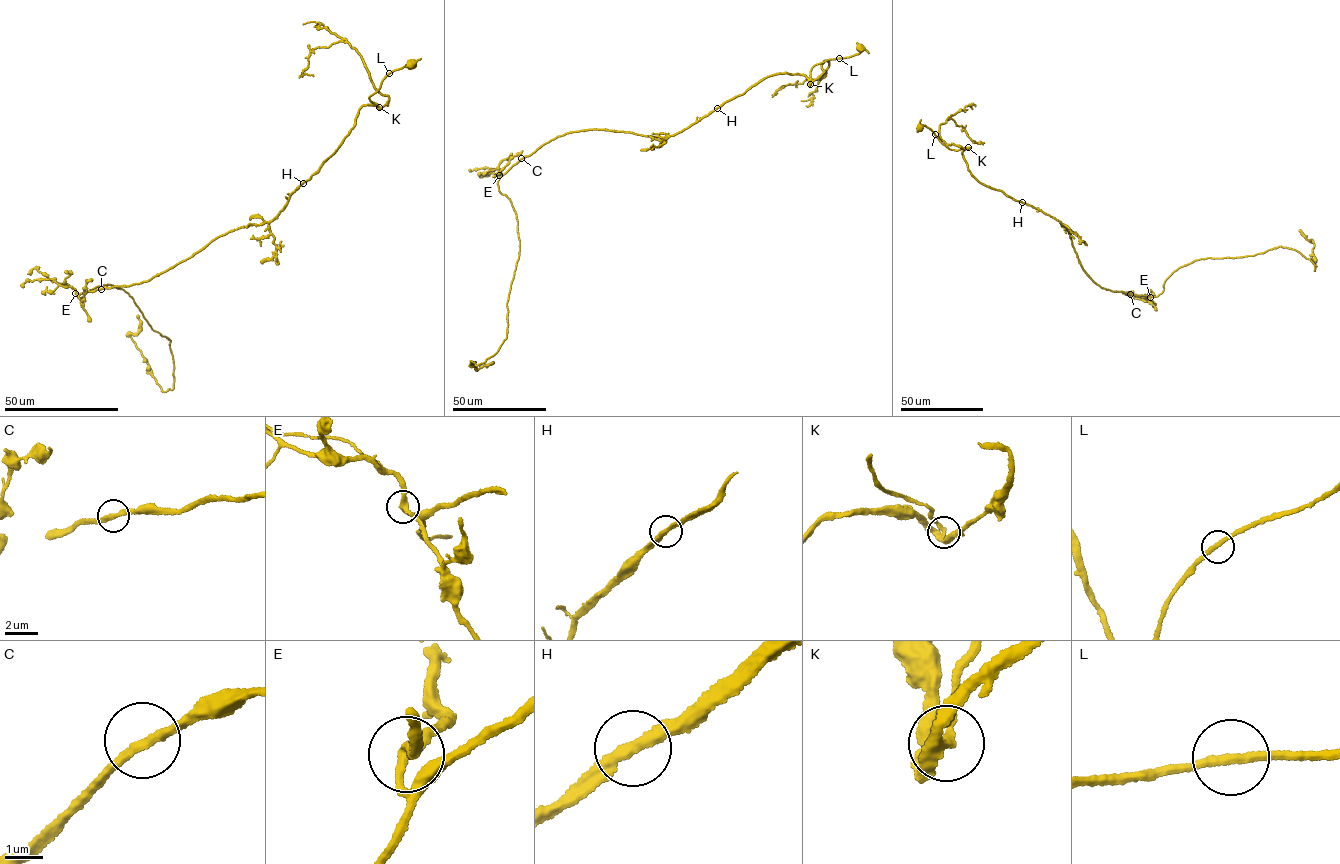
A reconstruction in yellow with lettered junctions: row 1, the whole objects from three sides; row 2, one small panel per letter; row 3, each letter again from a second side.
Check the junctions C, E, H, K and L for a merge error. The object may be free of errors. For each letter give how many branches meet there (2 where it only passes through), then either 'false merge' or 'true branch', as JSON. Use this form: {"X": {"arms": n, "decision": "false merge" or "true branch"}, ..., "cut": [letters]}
{"C": {"arms": 2, "decision": "true branch"}, "E": {"arms": 3, "decision": "true branch"}, "H": {"arms": 2, "decision": "true branch"}, "K": {"arms": 3, "decision": "true branch"}, "L": {"arms": 2, "decision": "true branch"}, "cut": []}

